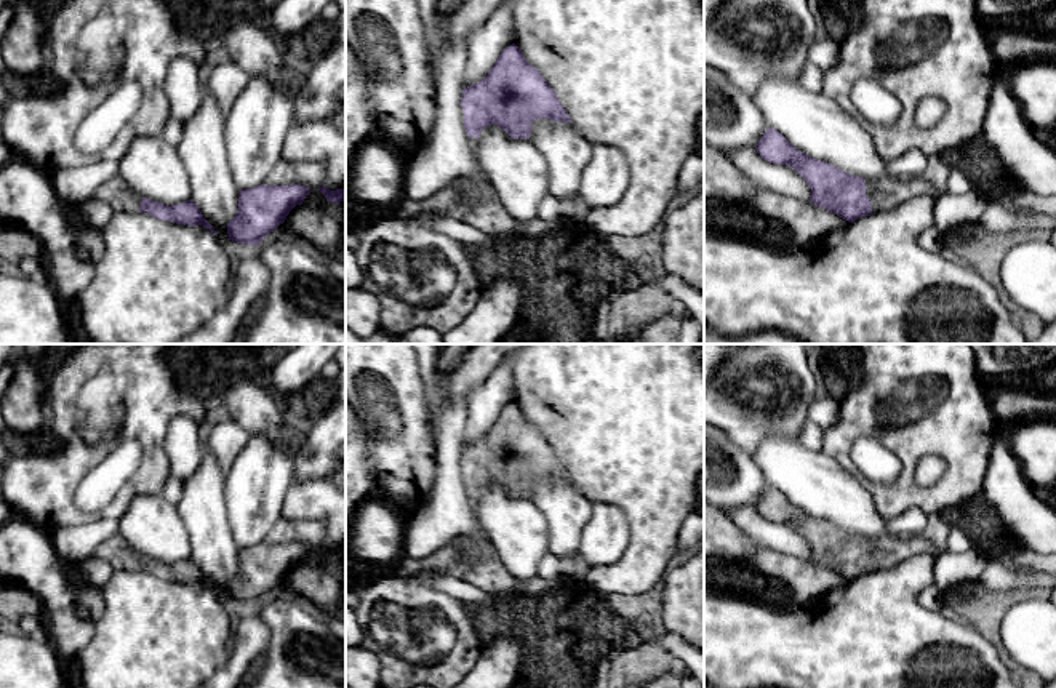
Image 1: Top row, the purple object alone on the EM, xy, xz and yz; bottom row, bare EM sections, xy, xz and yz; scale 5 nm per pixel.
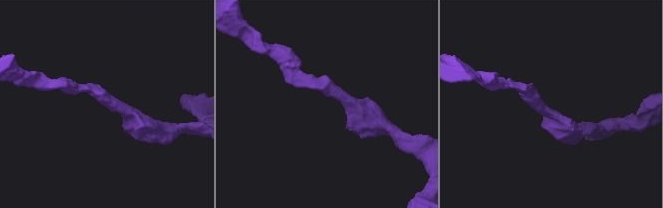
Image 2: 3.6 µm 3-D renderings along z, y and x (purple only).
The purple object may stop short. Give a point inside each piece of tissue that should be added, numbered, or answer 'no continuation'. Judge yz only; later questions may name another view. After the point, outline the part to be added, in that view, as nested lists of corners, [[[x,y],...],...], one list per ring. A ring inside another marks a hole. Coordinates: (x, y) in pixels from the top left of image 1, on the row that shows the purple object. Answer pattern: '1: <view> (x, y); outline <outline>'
1: yz (887, 197); outline [[[922,176],[910,179],[891,179],[886,186],[866,179],[866,195],[872,203],[872,214],[878,211],[891,211],[906,200],[938,192]]]

